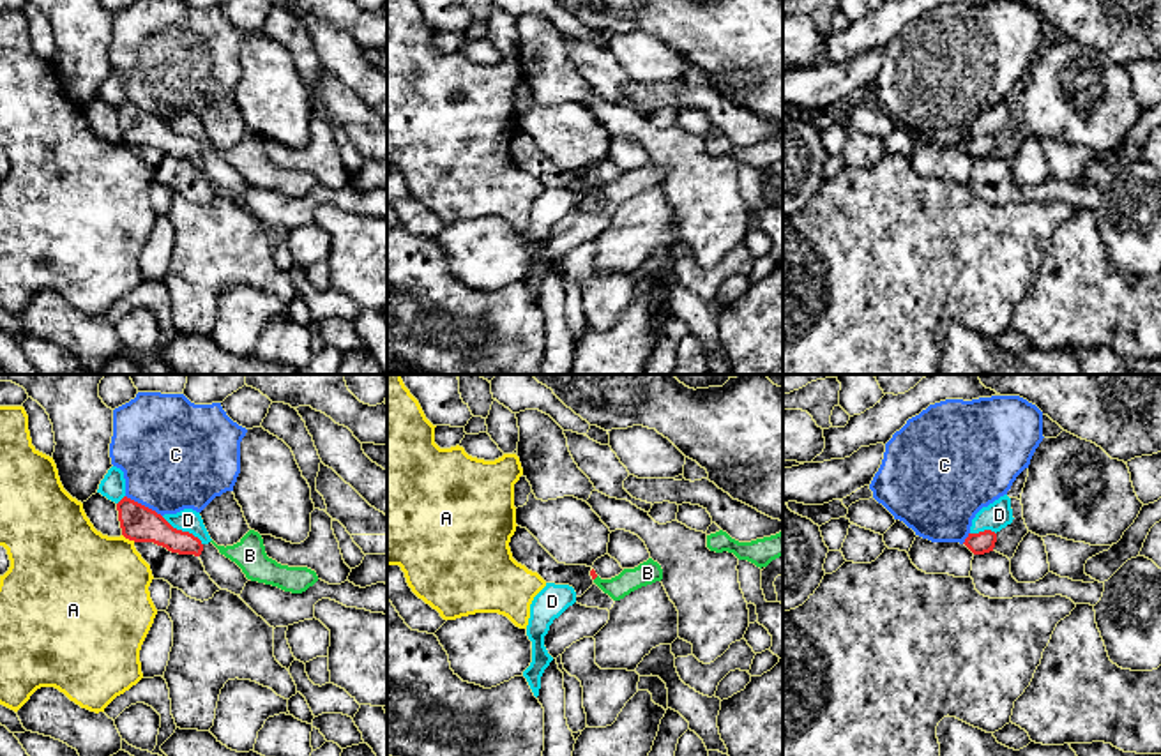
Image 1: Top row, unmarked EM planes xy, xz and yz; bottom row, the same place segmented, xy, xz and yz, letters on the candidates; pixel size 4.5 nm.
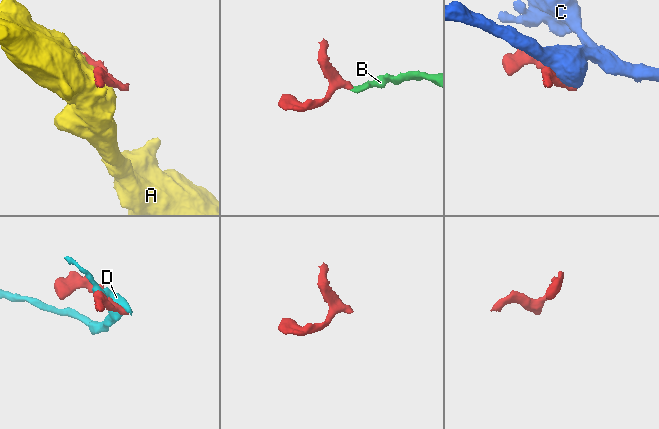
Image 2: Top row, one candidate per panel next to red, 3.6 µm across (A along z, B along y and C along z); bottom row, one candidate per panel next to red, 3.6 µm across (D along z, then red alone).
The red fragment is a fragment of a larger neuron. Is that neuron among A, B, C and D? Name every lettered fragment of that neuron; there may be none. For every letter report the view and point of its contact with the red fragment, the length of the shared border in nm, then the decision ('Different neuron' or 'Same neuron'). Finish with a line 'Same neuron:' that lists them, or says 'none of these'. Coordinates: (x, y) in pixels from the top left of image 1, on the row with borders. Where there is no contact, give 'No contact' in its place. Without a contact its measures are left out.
A: Touches red at xy (129, 539). Shared border 70 nm. Different neuron
B: No contact. Same neuron
C: Touches red at xy (144, 506). Shared border 190 nm. Different neuron
D: Touches red at xy (181, 530). Shared border 240 nm. Different neuron
Same neuron: B

